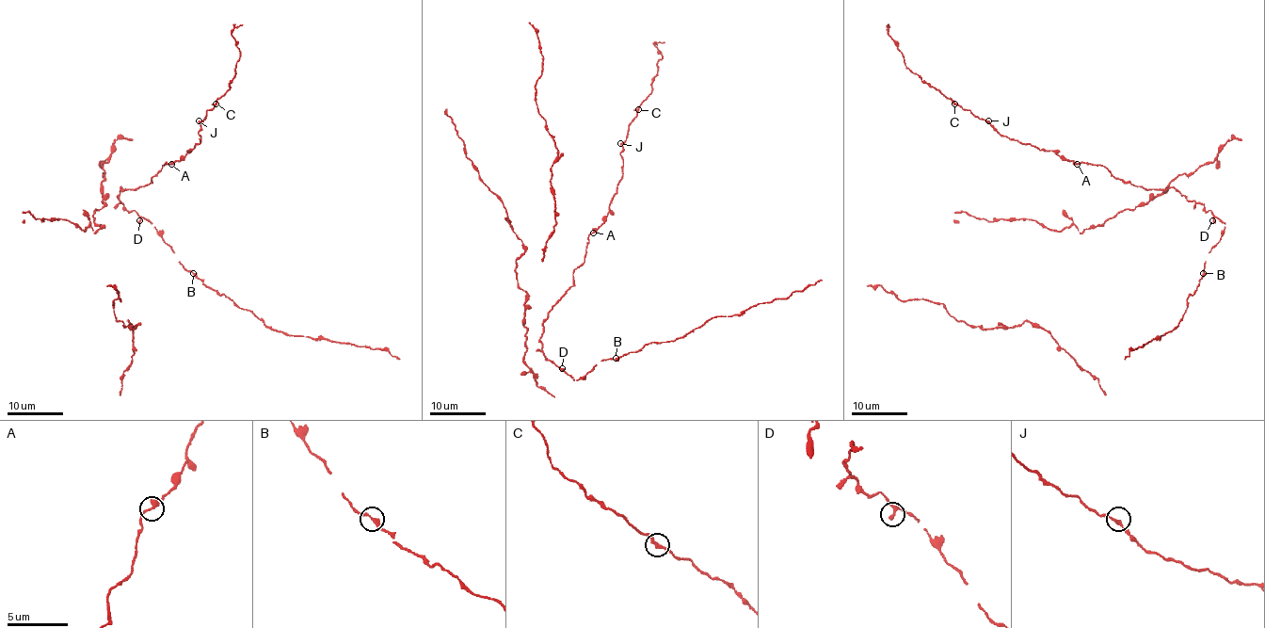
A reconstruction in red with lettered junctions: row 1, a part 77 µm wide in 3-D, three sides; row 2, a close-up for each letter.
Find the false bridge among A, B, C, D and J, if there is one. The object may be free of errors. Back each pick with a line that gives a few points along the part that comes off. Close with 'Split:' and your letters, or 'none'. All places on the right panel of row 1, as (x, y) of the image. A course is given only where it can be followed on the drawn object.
Split: none

